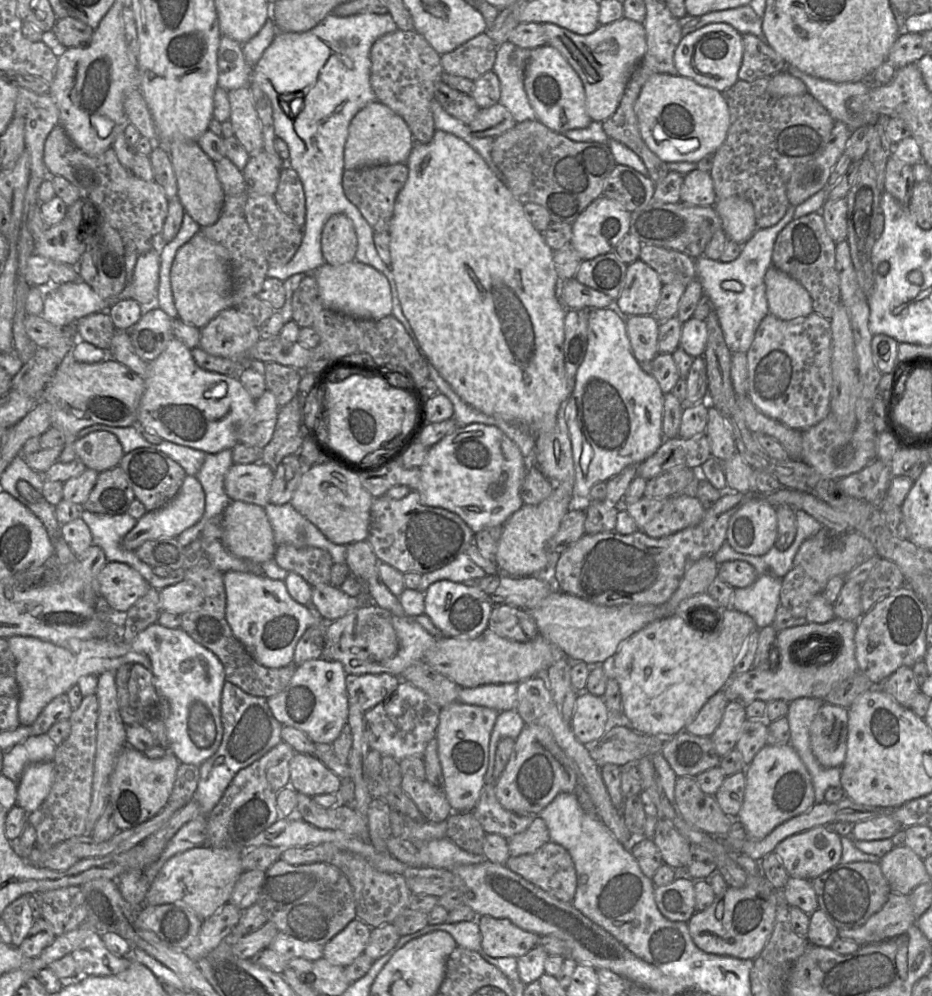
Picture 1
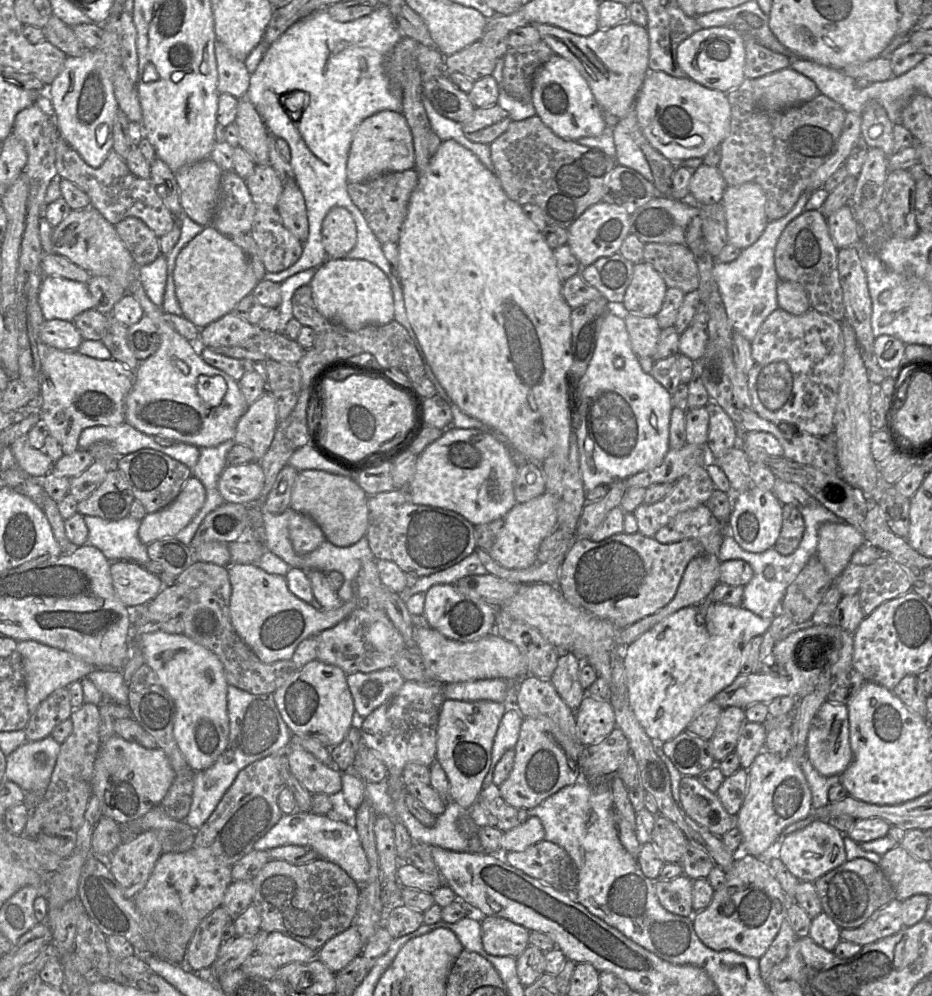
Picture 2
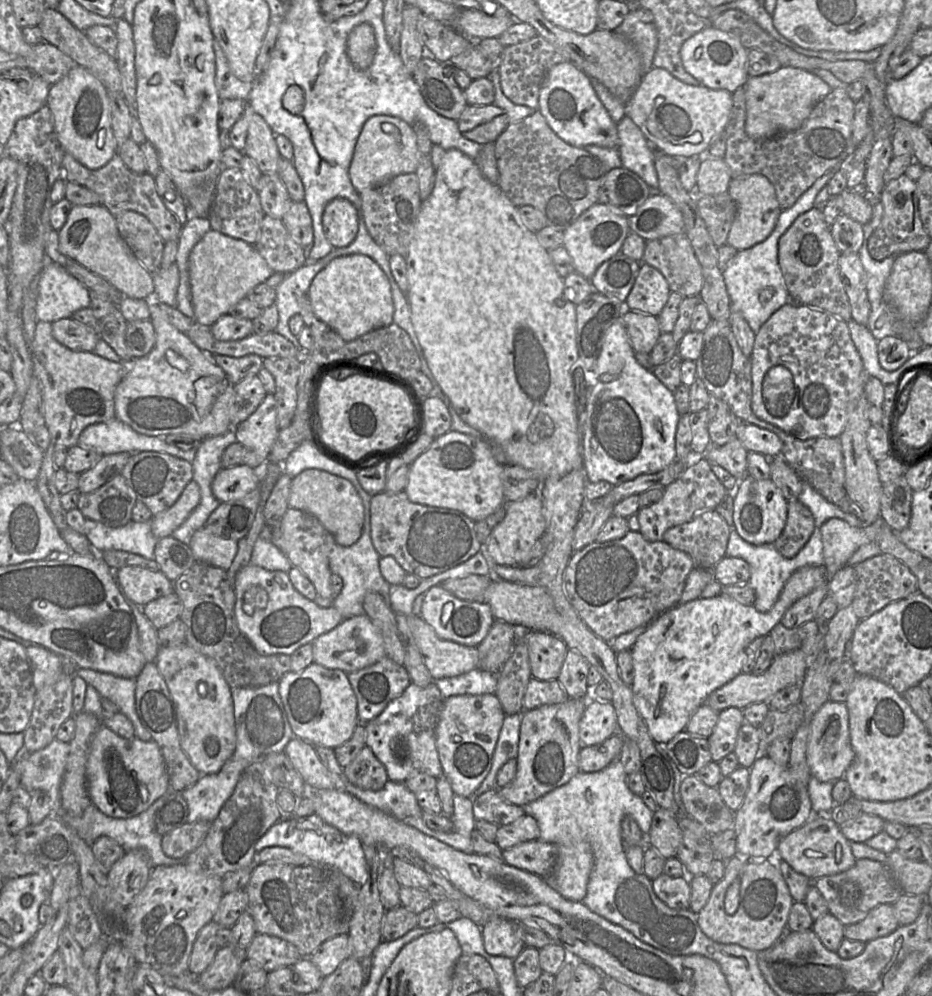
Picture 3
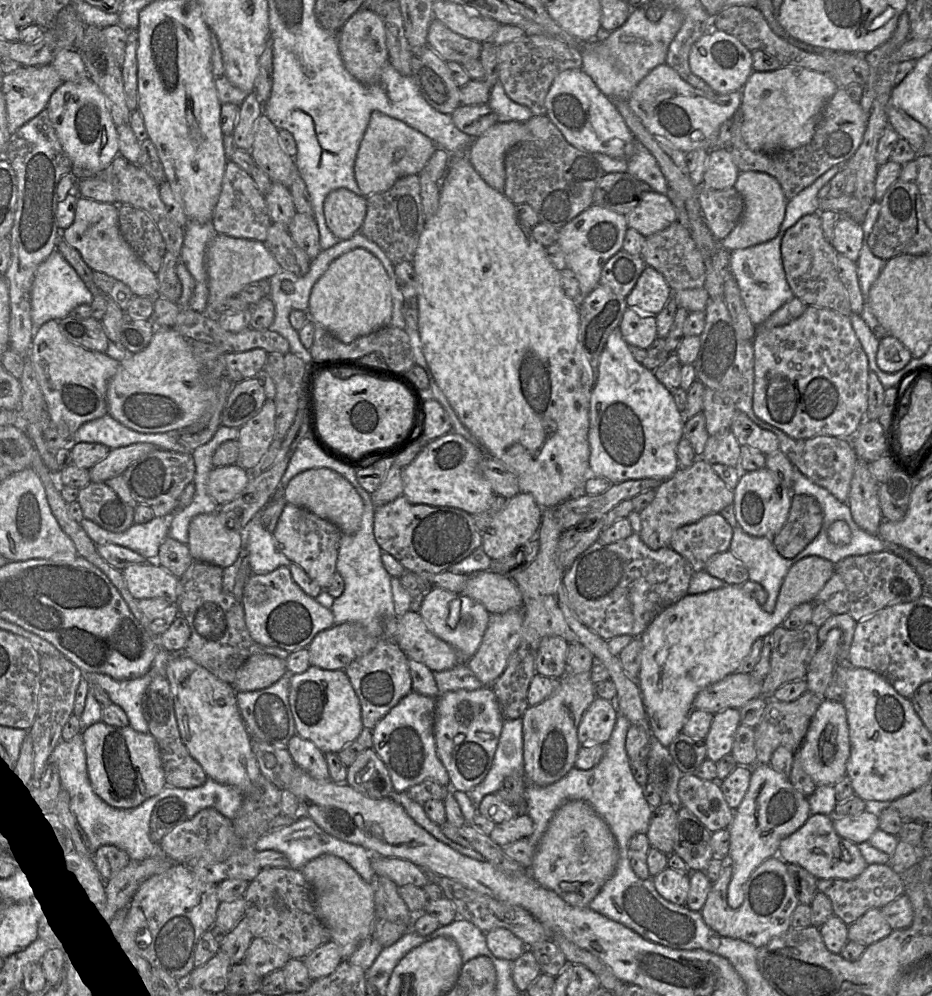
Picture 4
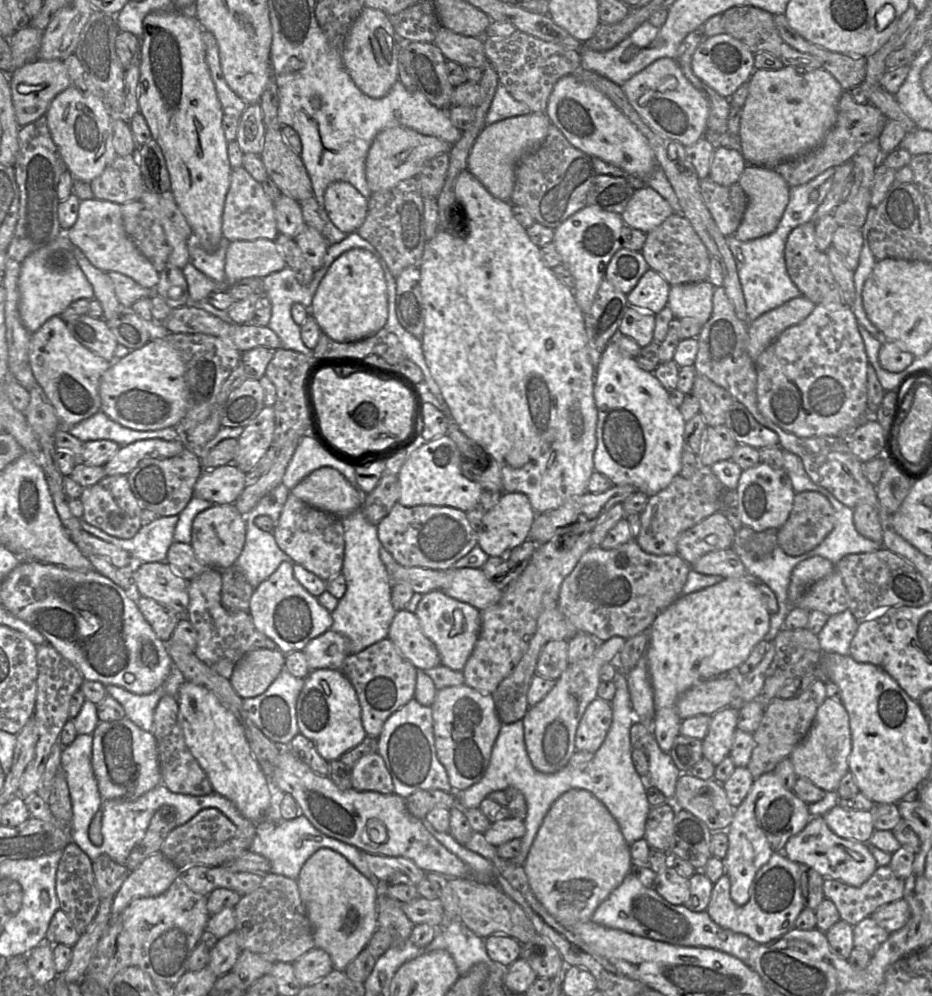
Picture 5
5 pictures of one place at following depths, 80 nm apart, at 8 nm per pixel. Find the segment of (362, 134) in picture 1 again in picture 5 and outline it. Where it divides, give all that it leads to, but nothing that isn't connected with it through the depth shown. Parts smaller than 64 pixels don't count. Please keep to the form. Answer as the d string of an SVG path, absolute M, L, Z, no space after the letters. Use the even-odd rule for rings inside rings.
M385 128L373 139L365 160L365 175L371 192L393 188L399 182L417 177L423 166L442 153L449 153L453 145L436 137L420 134L410 128Z

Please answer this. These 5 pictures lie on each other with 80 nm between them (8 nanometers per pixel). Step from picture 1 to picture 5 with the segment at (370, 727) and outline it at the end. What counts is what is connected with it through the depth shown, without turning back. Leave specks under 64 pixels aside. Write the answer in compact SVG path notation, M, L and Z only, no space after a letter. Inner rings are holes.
M413 698L391 714L385 721L382 731L377 738L377 753L384 760L390 773L394 794L405 799L418 790L437 789L452 793L453 789L449 783L447 772L436 756L432 710L430 706L424 706Z

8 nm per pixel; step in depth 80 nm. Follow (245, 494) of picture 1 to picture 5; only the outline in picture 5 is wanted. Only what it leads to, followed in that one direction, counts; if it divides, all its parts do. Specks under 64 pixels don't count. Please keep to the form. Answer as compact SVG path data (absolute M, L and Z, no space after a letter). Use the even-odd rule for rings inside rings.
M230 463L204 469L194 485L193 496L213 504L233 504L246 485L246 473Z

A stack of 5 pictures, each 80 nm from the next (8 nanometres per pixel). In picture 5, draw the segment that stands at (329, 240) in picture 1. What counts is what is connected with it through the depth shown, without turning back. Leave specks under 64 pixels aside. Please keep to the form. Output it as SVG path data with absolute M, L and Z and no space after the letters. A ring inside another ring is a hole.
M335 181L324 193L324 209L330 221L343 233L356 232L363 224L368 200L348 182Z

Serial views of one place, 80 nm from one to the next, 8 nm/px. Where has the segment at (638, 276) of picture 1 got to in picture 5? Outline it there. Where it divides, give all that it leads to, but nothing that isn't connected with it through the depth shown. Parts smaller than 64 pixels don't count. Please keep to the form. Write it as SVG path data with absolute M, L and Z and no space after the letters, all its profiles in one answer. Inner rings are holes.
M649 268L627 294L628 307L637 307L656 315L668 306L670 286L662 275Z

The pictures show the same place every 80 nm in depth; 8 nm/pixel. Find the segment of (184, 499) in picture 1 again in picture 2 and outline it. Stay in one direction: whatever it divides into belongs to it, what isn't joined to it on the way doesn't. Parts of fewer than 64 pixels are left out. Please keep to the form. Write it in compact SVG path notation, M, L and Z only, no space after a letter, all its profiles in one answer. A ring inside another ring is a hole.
M191 475L175 500L166 507L147 513L140 521L138 536L142 543L175 537L204 505L206 491L199 479Z

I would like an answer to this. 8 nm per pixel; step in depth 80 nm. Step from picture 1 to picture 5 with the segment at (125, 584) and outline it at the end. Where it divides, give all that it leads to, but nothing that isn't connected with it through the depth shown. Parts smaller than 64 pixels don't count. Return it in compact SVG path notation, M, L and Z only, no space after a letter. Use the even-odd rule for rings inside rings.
M163 562L135 563L132 583L136 594L154 599L179 617L186 617L189 580Z

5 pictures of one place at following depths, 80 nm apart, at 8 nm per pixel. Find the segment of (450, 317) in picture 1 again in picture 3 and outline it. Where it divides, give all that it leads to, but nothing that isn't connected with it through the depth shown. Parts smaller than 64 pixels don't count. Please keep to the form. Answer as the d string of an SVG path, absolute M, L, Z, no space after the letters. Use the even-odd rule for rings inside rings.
M457 149L446 150L439 167L435 170L434 187L429 197L426 200L422 201L421 203L420 211L414 227L414 233L410 241L408 254L405 257L405 260L408 278L408 292L406 297L410 308L410 316L413 328L415 330L418 341L424 353L425 359L434 378L436 379L437 383L439 384L444 394L451 401L459 417L466 424L482 433L484 438L487 440L487 443L490 446L494 457L503 466L504 465L522 466L526 469L533 471L542 481L547 477L560 478L575 469L583 468L583 454L578 422L579 407L576 401L573 380L574 368L576 368L577 366L583 368L583 363L579 359L579 354L576 345L576 305L565 298L564 278L562 278L558 274L556 268L554 267L553 262L549 256L549 251L542 247L538 242L536 232L531 231L523 223L518 207L515 206L508 199L508 197L503 193L503 191L499 188L498 185L491 183L483 176L480 168L478 167L474 159L468 157L460 150Z

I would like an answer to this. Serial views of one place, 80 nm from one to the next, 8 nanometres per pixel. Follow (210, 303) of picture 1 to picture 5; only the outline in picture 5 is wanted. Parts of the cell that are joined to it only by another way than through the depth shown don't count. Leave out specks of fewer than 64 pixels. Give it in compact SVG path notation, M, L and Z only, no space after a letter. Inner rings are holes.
M273 240L233 241L230 242L226 251L225 277L227 281L264 278L285 267L286 263Z

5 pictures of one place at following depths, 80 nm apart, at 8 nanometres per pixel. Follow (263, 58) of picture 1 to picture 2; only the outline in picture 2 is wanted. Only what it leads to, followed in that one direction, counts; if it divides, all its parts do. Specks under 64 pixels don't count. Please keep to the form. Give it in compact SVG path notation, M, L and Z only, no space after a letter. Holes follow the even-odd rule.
M380 4L368 15L346 22L336 21L325 9L320 9L293 23L270 46L262 42L258 44L245 60L251 73L246 98L258 111L269 133L288 143L291 153L289 163L303 194L309 223L308 238L303 242L303 251L298 261L281 272L266 272L264 277L264 280L280 284L281 303L277 308L280 320L277 332L284 334L288 321L293 318L292 296L295 290L309 285L317 268L328 259L322 244L323 219L333 207L346 208L351 213L357 229L356 244L346 258L367 260L379 267L388 277L393 294L394 320L407 330L421 357L425 375L435 385L436 394L449 404L452 412L451 427L477 428L493 435L501 443L508 445L513 461L522 466L526 463L525 457L509 444L506 436L461 411L440 384L408 320L402 288L390 271L382 244L347 192L346 164L351 141L359 124L380 111L402 110L401 100L388 89L388 80L383 68L385 56L402 36L386 4ZM292 91L305 93L303 111L299 114L288 113L280 103L280 96Z

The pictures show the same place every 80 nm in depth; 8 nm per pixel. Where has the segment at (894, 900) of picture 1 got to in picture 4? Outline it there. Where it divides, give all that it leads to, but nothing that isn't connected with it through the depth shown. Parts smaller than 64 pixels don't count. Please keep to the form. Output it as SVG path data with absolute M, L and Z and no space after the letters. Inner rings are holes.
M874 908L848 926L848 939L868 946L887 937L892 931L882 910Z

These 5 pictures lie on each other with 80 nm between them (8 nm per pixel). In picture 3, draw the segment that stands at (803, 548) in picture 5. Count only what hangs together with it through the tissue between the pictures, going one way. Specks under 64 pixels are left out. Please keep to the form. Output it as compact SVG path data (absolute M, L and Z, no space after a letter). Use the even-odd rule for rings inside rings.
M789 500L785 526L773 544L782 556L792 558L807 543L814 528L814 517L809 508L799 500Z

